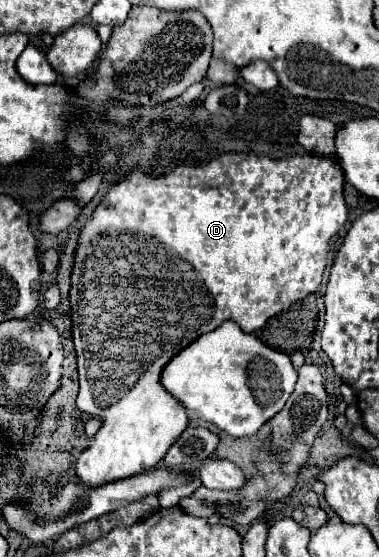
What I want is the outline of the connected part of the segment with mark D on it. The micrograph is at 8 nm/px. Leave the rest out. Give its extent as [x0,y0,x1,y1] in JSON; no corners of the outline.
[70,142,348,486]

